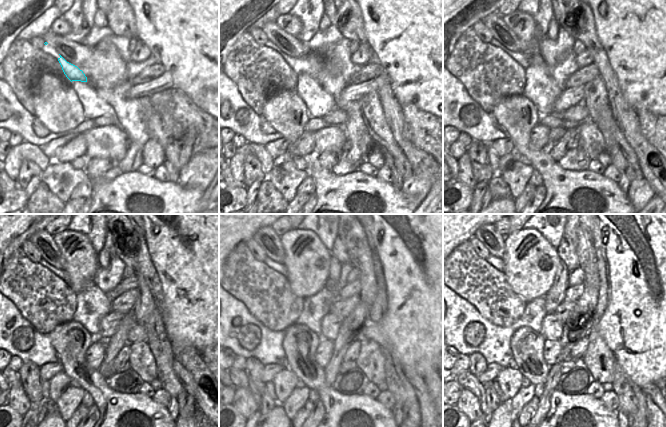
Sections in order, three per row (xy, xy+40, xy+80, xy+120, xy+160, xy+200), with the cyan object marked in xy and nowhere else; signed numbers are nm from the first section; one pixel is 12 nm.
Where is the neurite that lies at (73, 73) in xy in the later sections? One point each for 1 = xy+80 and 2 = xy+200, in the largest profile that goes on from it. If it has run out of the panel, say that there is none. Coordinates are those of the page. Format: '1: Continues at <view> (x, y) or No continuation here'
1: Continues at xy+80 (523, 58)
2: Continues at xy+200 (495, 262)

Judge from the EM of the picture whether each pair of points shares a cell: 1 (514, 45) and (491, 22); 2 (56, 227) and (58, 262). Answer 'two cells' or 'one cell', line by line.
1: one cell
2: two cells

